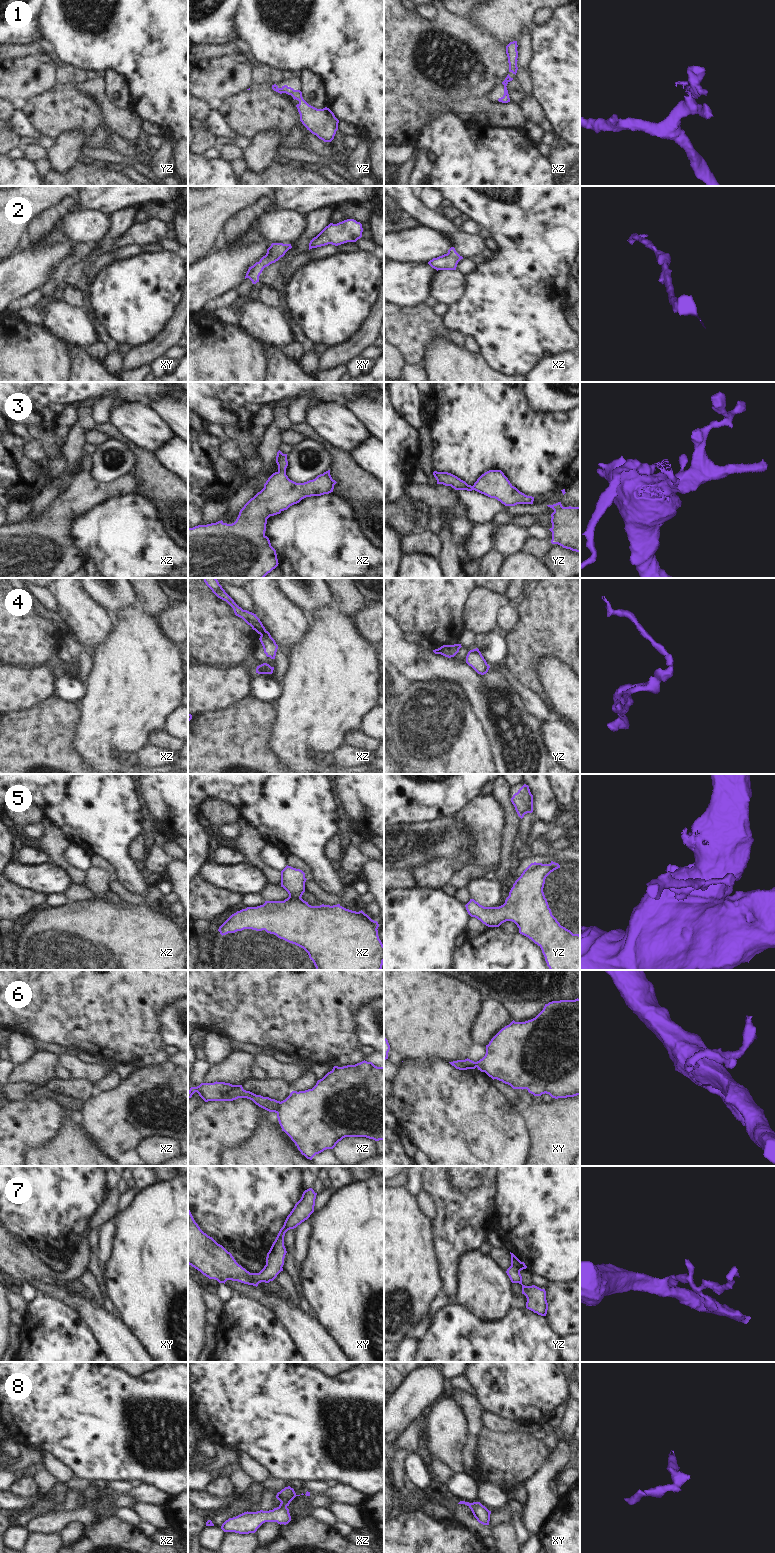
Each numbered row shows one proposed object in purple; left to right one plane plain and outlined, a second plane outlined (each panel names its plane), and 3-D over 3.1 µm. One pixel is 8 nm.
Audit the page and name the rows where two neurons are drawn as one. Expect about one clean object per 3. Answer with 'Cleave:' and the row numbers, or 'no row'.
Cleave: 4, 6

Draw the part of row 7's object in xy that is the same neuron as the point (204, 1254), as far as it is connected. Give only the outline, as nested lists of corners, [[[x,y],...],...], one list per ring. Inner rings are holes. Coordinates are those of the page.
[[[312,1188],[303,1192],[287,1216],[267,1253],[266,1265],[259,1273],[250,1273],[239,1265],[230,1252],[200,1229],[188,1209],[188,1264],[219,1283],[225,1284],[227,1280],[232,1280],[257,1287],[261,1282],[273,1281],[283,1271],[287,1253],[284,1246],[285,1233],[310,1217],[314,1212],[316,1195]]]

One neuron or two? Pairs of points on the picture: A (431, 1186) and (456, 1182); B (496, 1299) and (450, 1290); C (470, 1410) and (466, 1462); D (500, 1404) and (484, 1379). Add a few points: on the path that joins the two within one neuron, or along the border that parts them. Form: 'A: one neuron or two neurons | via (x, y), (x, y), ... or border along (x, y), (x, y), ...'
A: one neuron | via (437, 1183), (450, 1183)
B: two neurons | border along (457, 1267), (456, 1300)
C: one neuron | via (472, 1423), (470, 1449)
D: one neuron | via (500, 1398), (489, 1385)

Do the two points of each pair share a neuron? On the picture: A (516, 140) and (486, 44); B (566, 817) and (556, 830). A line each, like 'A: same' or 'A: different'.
A: different
B: same

